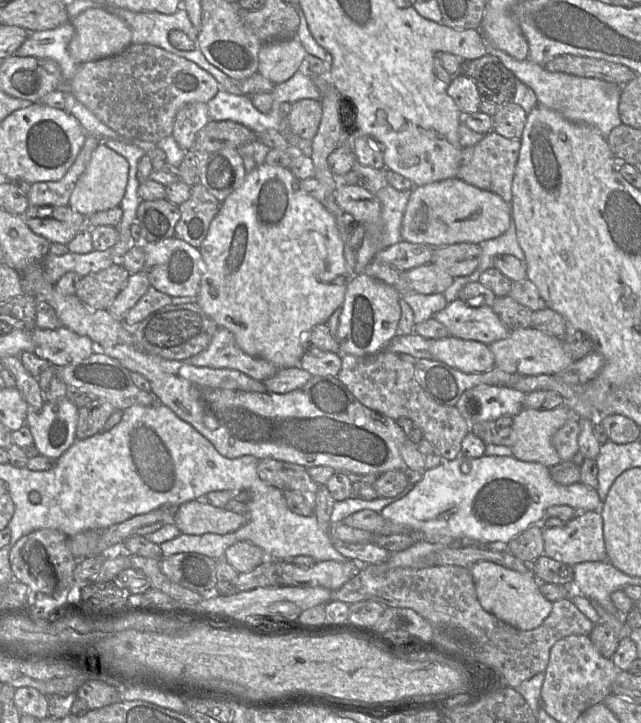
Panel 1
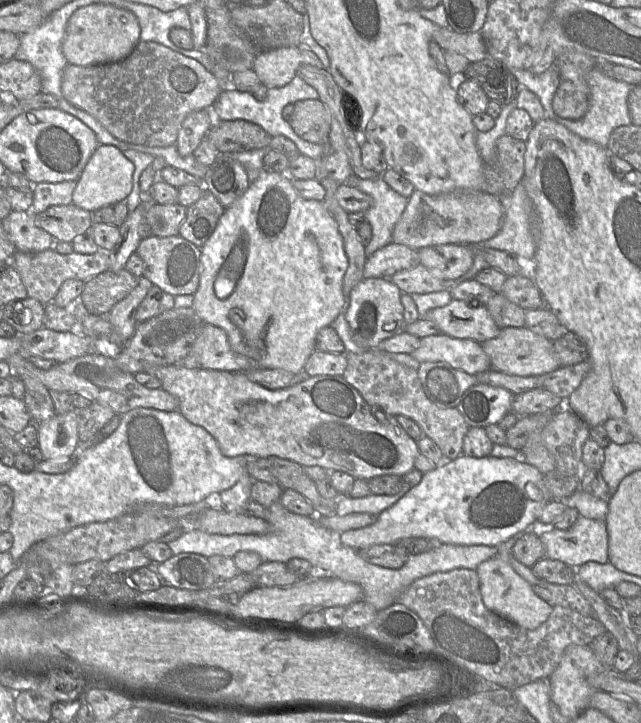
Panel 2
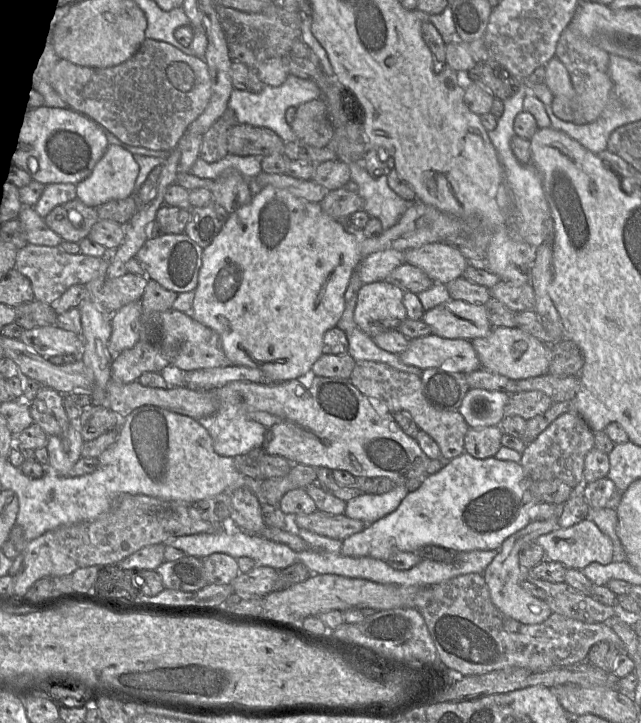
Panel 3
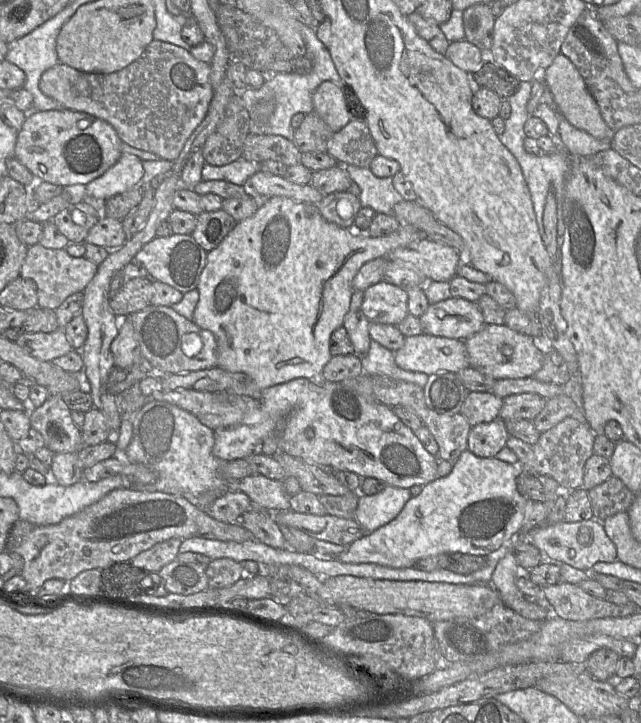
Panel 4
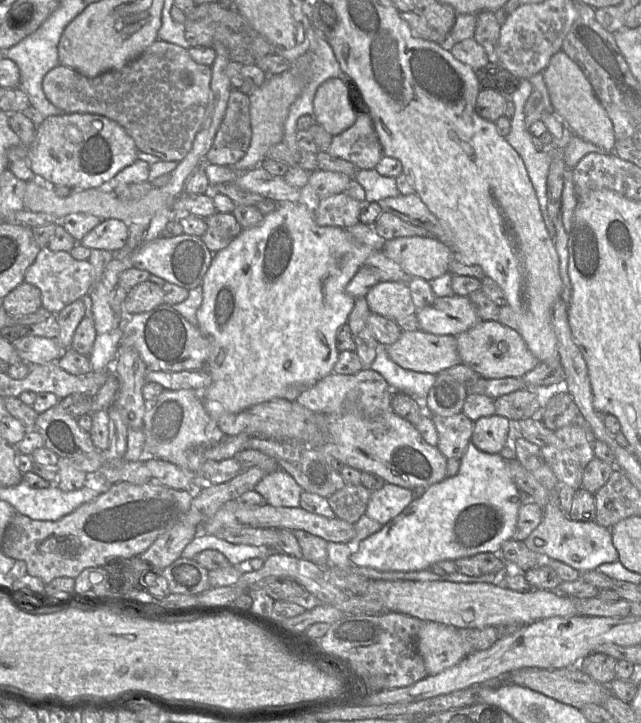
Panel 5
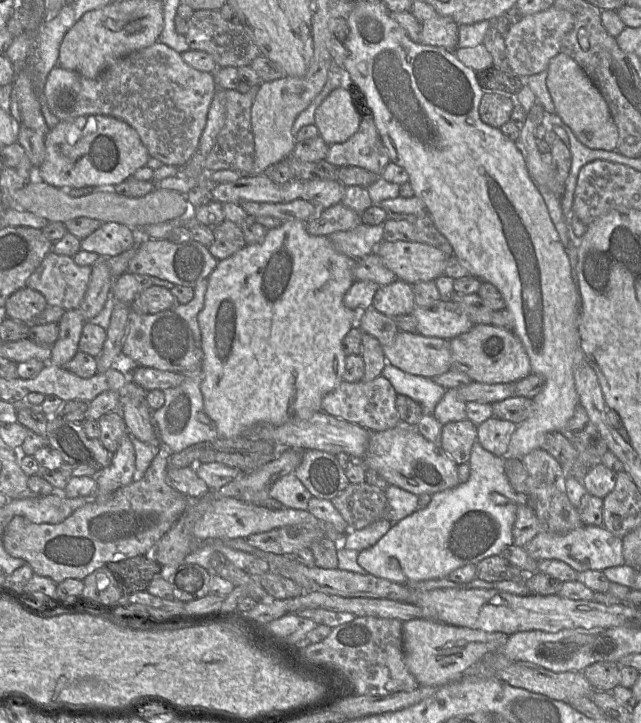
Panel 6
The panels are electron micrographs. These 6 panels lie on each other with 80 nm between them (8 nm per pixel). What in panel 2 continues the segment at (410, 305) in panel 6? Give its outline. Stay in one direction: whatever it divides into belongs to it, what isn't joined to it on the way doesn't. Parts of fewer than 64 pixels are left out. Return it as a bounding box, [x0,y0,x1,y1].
[345,278,404,350]

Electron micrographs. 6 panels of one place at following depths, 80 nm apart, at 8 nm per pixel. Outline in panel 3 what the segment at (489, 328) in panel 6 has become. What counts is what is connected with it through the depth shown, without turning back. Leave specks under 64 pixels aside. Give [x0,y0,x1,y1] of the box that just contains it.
[471,327,551,380]

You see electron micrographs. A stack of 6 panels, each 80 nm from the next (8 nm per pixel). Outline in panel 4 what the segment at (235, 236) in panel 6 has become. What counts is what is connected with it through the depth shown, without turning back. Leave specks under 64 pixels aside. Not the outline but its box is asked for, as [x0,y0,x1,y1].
[191,209,237,251]

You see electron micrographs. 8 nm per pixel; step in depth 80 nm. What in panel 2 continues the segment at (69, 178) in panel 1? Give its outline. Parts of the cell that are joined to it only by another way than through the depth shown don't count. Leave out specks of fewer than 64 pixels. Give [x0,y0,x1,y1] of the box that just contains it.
[31,180,77,213]

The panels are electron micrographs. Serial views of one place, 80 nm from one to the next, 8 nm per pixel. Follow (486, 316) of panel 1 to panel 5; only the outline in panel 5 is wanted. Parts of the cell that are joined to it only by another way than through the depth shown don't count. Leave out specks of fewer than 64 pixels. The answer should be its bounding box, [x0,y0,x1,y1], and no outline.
[415,296,480,336]

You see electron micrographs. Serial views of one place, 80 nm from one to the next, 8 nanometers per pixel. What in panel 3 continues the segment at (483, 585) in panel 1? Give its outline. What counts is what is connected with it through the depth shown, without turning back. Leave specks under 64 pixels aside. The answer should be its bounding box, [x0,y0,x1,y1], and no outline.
[482,504,563,624]

